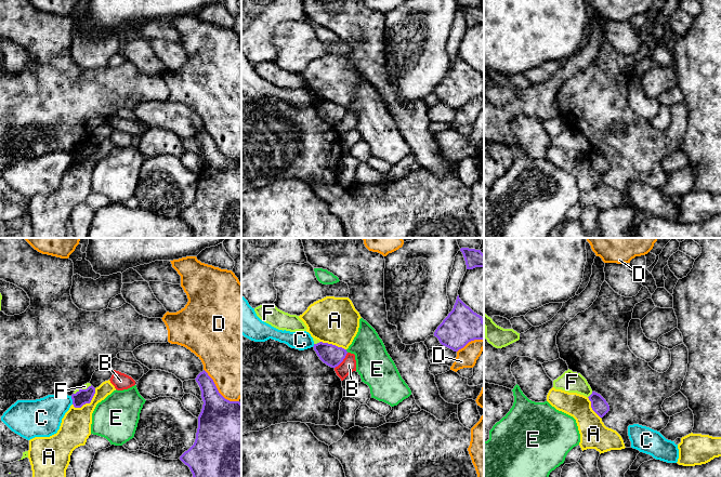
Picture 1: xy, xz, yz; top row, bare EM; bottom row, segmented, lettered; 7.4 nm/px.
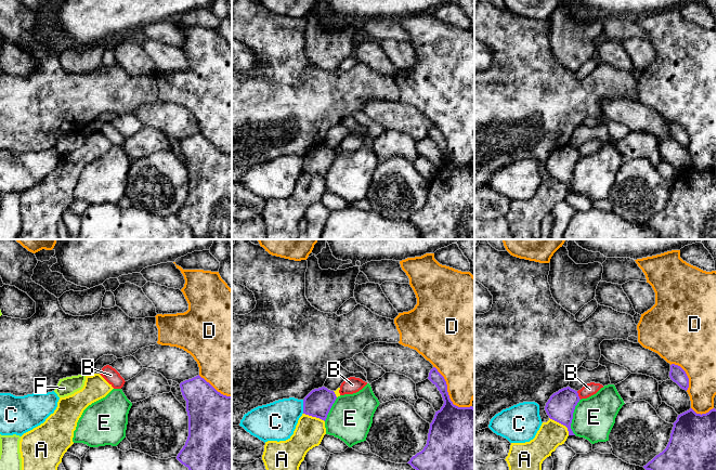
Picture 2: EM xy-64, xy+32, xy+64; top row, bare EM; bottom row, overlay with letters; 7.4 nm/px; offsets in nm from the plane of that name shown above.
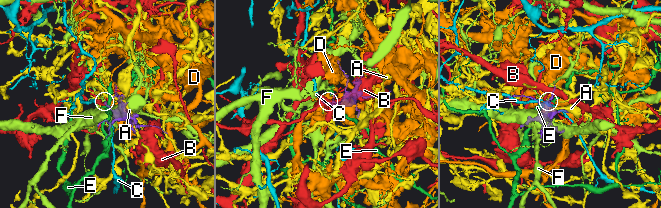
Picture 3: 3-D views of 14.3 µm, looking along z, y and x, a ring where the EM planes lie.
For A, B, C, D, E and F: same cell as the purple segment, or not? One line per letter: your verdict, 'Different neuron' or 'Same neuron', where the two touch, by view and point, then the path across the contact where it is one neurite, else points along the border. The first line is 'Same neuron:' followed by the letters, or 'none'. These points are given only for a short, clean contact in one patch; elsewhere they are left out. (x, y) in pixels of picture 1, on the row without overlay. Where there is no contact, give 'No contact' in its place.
Same neuron: none
A: Different neuron. Touches purple at xy (88, 160)
B: Different neuron. Touches purple at xz (342, 118). Boundary: xz (348, 110), (335, 126)
C: Different neuron. Touches purple at xy (73, 158). Boundary: xy (70, 154), (73, 161)
D: Different neuron. Touches purple at xy (218, 148)
E: Different neuron. Touches purple at xz (345, 108). Boundary: xz (345, 107), (348, 109)
F: Different neuron. Touches purple at yz (590, 153). Boundary: yz (592, 149), (588, 155)

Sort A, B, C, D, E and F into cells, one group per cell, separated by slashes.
A / B / C / D / E / F

